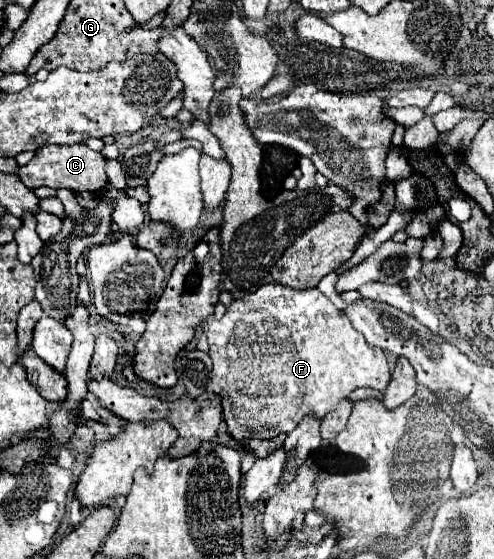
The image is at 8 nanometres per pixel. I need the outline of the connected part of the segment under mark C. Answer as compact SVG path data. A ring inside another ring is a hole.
M85 143L41 147L37 149L35 157L17 171L17 175L29 189L37 189L37 187L63 189L65 187L65 189L71 189L73 193L81 193L81 191L99 193L103 191L103 187L107 187L105 157L97 151L91 151Z

